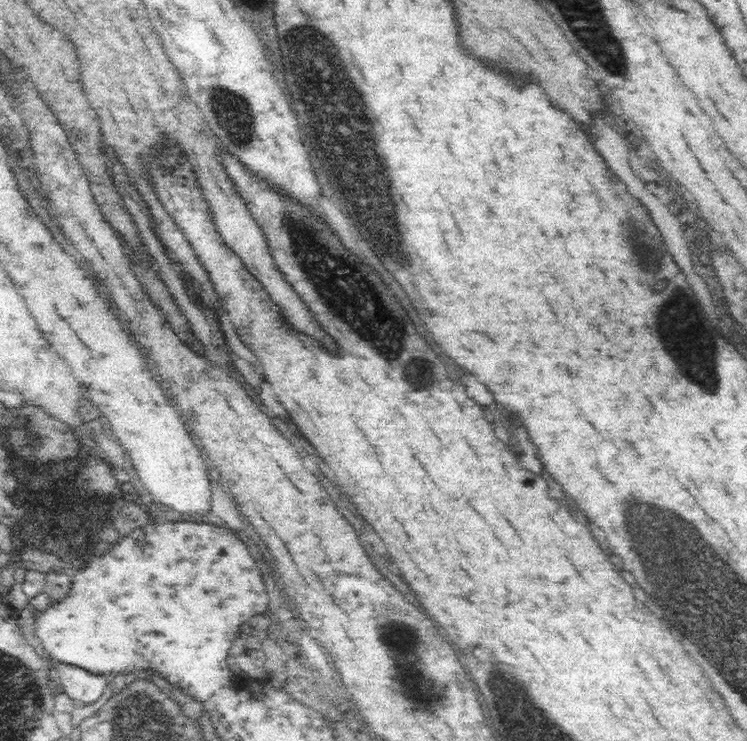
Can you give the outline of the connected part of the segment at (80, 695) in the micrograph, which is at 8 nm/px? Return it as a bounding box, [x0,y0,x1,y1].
[58,663,108,705]

